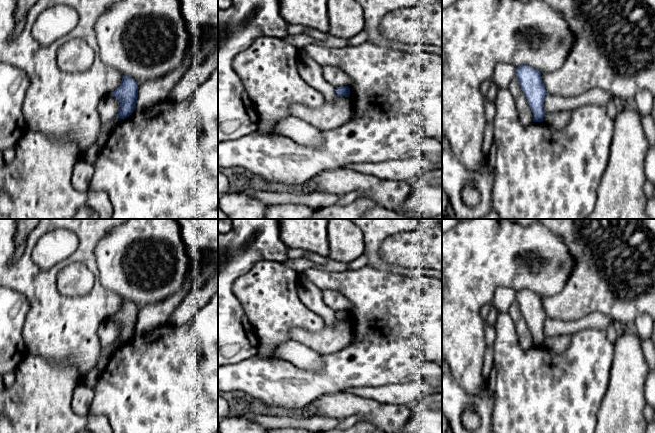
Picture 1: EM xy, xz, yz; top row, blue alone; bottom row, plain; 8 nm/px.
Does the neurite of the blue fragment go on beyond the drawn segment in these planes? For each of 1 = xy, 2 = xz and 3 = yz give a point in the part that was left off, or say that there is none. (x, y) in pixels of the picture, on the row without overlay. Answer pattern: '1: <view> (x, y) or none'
1: none
2: none
3: none

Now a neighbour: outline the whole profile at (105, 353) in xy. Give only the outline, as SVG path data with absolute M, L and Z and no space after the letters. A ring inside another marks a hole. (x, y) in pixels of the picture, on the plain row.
M114 342L113 344L100 348L99 358L96 364L96 371L100 369L105 369L111 355L113 352L121 345L121 342Z

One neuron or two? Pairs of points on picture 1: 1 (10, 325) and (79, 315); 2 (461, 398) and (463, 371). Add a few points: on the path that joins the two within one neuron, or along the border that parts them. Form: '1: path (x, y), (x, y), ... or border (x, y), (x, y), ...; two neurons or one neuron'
1: border (28, 300), (28, 311), (22, 330), (25, 346); two neurons
2: border (452, 374), (469, 394), (479, 393); two neurons

